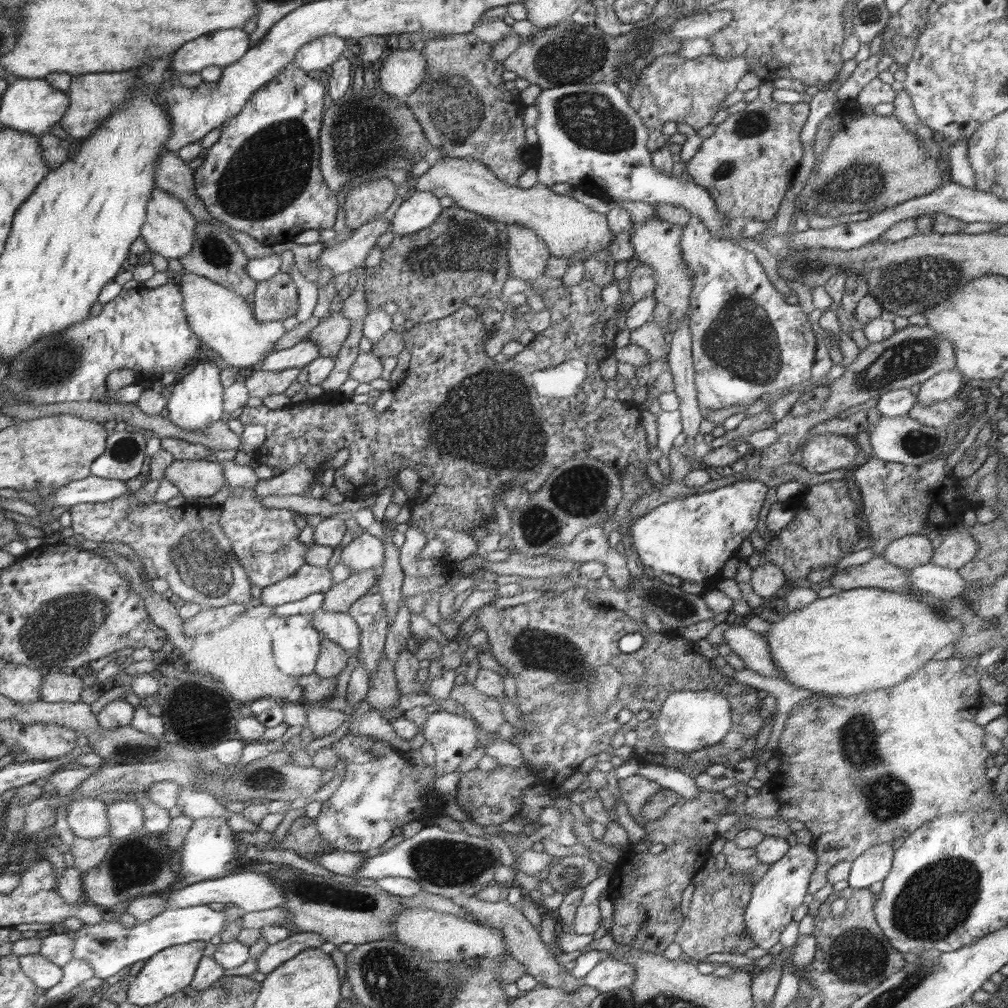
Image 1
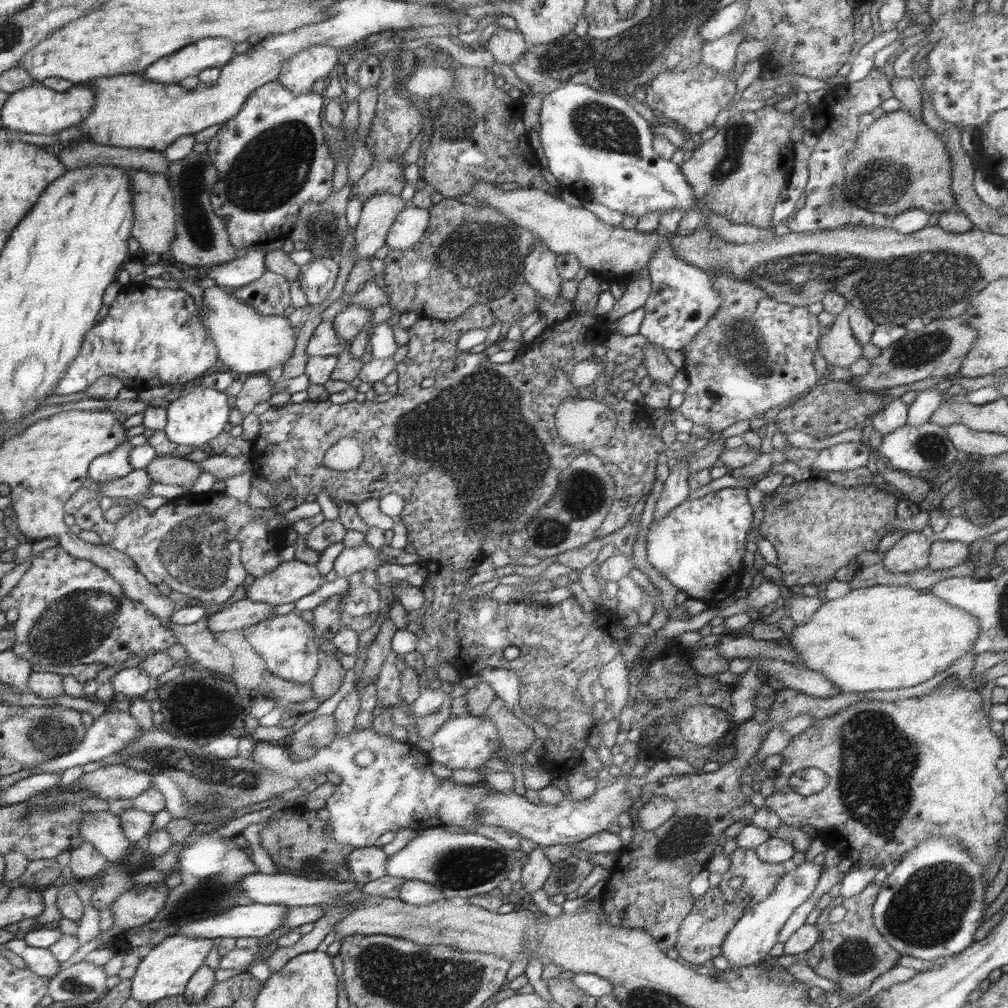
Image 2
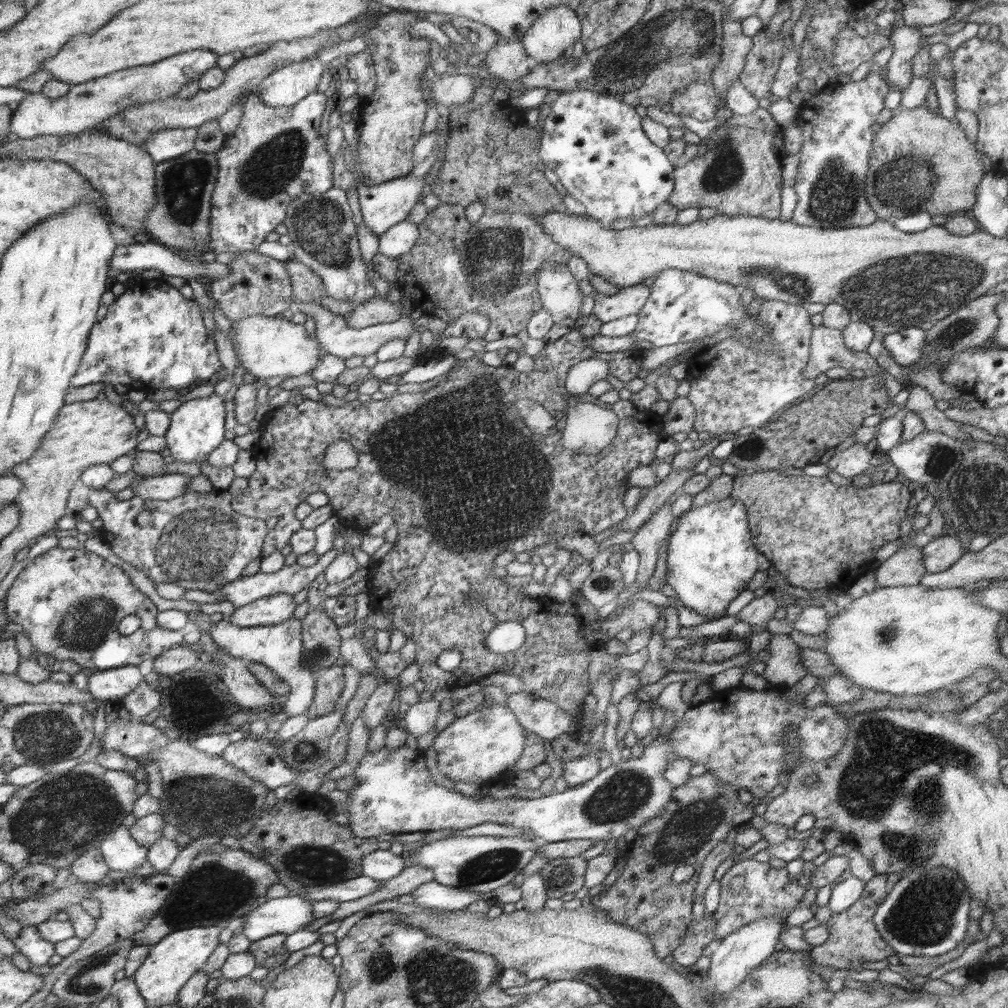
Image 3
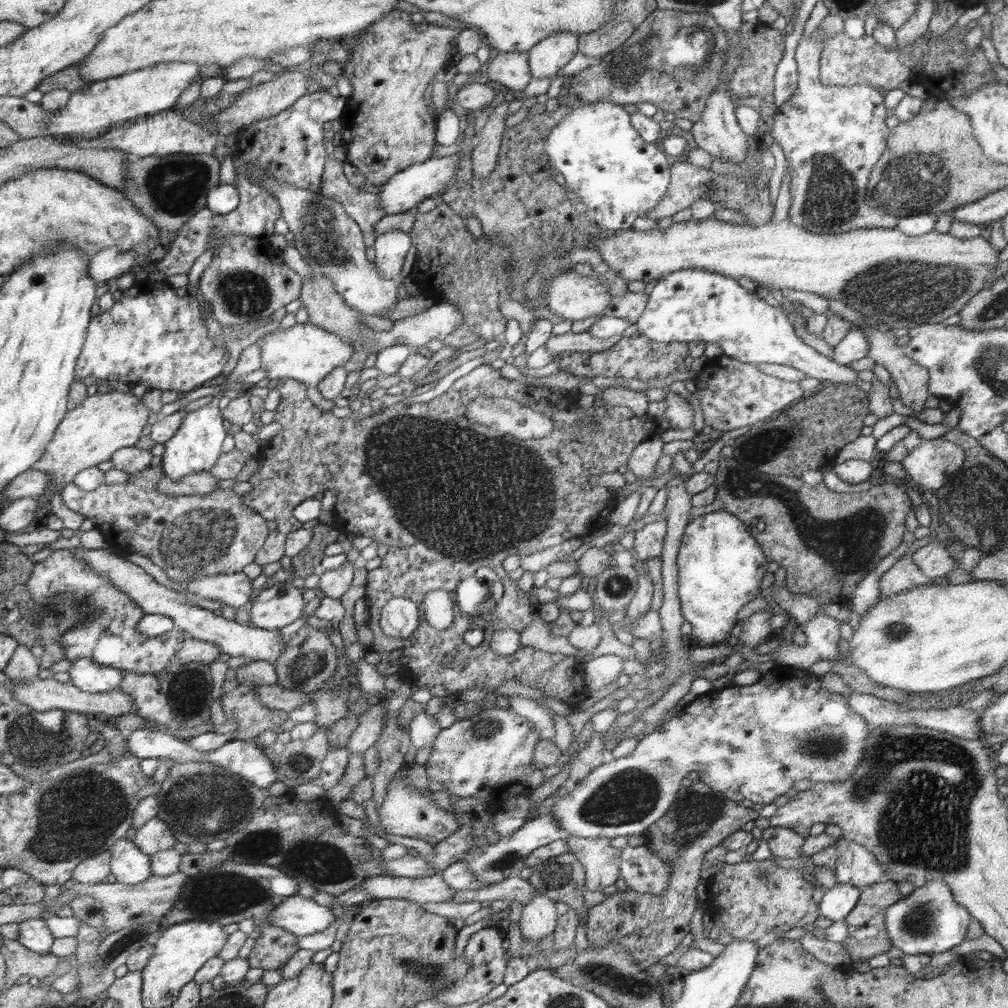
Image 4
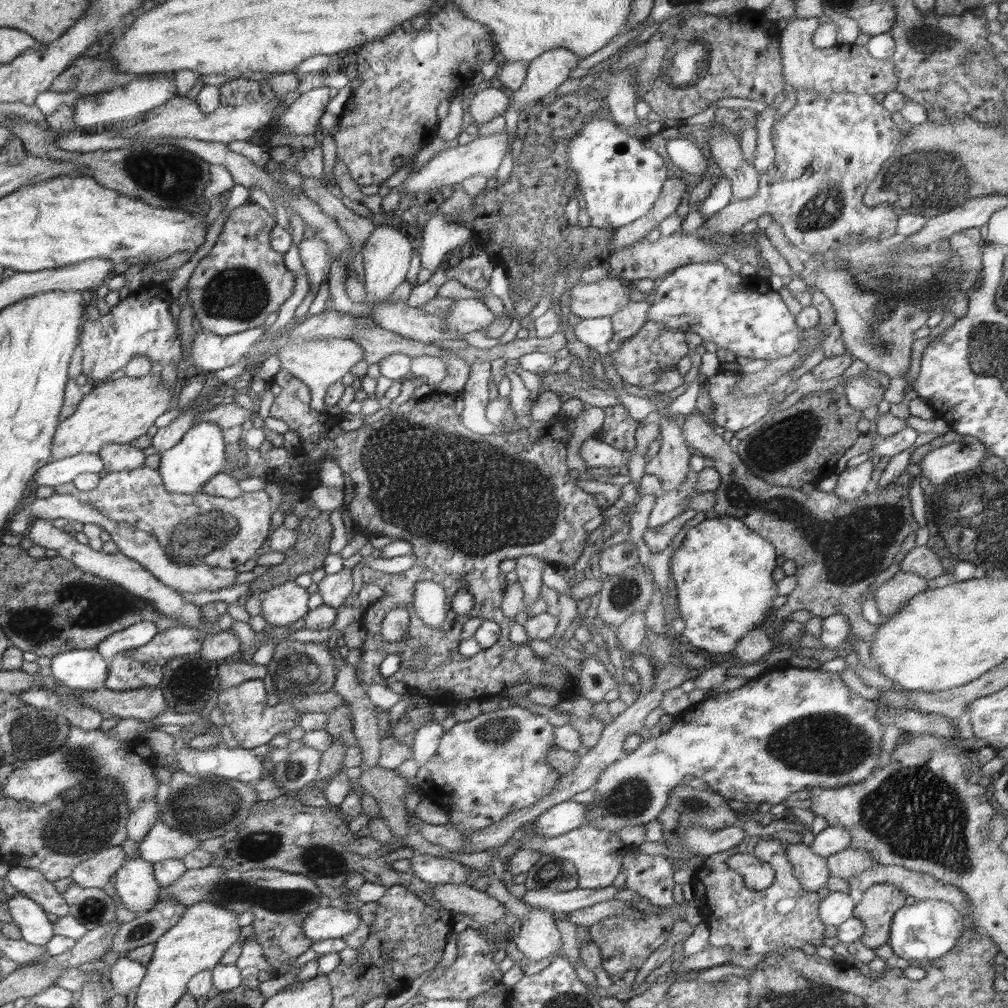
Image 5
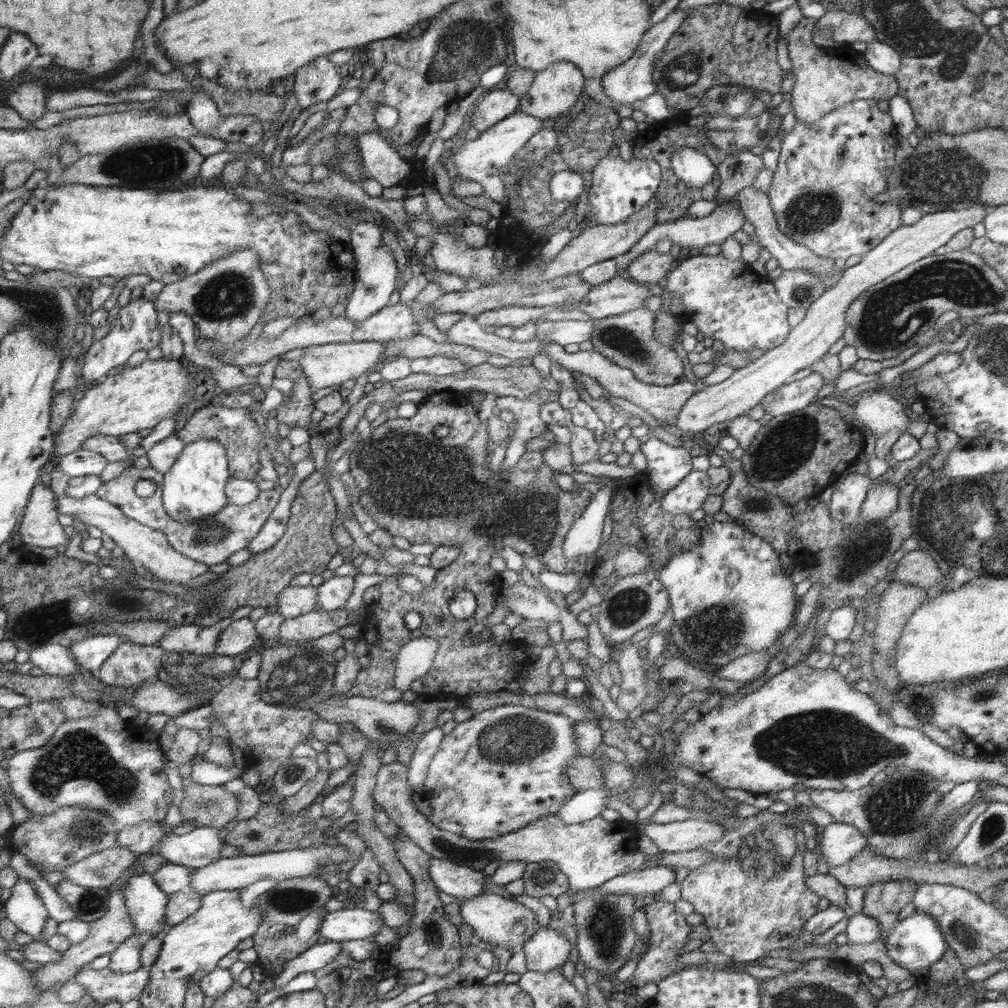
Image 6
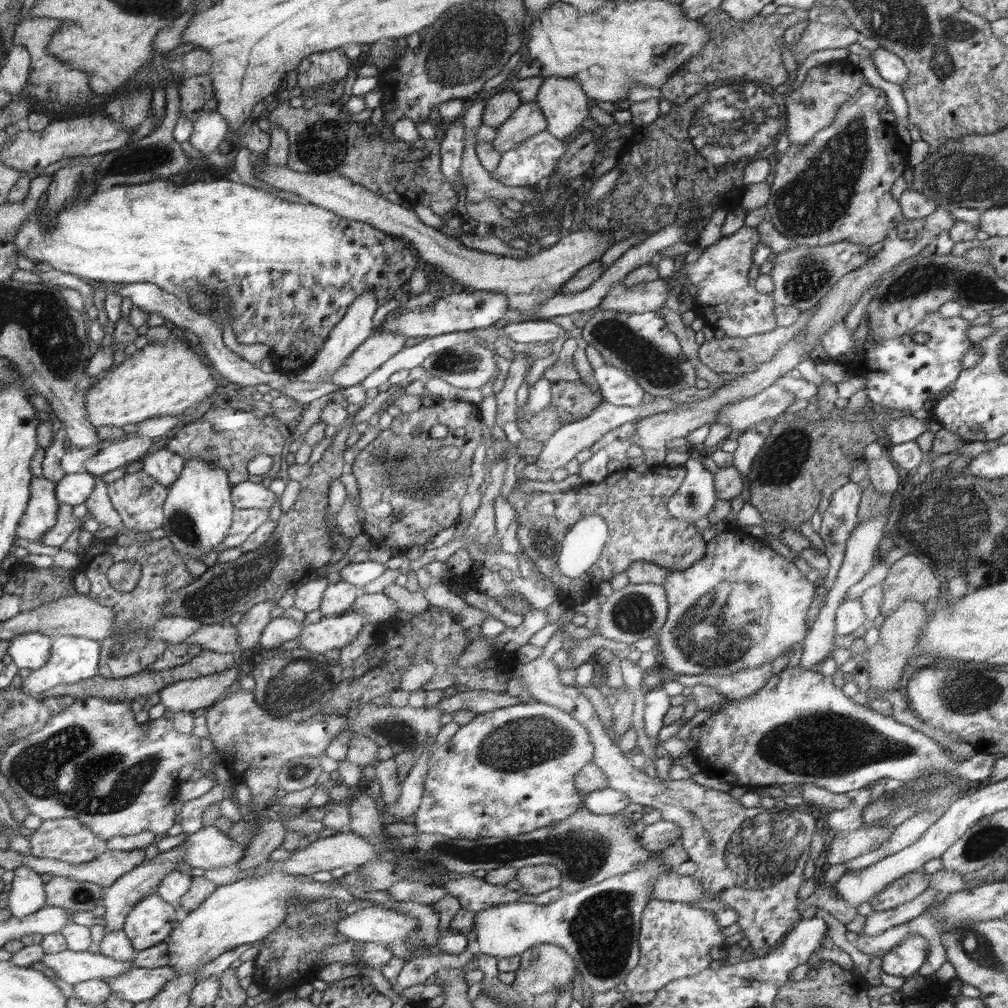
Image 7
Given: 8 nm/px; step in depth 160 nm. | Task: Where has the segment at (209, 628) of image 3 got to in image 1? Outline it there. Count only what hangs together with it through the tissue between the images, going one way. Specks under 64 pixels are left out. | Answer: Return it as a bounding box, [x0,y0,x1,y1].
[265,615,321,676]

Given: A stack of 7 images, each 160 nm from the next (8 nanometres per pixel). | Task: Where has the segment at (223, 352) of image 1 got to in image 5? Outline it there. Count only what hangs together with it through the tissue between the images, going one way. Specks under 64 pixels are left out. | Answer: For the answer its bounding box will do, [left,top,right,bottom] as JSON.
[276,338,365,412]

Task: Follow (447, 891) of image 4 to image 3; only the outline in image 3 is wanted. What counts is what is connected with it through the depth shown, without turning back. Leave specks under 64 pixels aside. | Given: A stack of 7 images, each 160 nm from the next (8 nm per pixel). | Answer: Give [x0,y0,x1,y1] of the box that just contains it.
[301,874,382,903]

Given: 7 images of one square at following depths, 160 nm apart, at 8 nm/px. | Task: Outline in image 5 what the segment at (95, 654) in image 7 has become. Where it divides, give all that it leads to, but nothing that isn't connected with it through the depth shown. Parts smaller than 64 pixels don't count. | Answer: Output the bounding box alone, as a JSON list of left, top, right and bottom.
[95,622,158,662]

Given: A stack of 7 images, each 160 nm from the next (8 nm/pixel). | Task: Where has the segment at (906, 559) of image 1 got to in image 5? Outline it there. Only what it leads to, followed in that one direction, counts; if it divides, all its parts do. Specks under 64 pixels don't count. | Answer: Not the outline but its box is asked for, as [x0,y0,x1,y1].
[875,571,931,621]

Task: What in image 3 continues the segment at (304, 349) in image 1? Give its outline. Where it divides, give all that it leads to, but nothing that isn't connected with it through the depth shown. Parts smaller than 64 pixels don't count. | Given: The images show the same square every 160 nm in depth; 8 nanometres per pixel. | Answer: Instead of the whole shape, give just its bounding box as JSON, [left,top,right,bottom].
[299,303,421,358]

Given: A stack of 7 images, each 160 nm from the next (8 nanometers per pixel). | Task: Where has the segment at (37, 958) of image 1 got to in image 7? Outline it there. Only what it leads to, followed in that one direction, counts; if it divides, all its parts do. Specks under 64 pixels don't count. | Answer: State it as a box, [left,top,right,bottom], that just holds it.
[7,866,48,918]

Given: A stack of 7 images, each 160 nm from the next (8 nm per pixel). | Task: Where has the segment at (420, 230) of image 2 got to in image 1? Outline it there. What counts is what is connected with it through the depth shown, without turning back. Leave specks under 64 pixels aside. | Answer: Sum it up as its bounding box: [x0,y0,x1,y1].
[391,192,444,236]

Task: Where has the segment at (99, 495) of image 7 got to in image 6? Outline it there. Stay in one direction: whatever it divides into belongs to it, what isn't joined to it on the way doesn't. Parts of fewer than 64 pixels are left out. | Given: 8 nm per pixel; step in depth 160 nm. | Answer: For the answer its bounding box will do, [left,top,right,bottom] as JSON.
[59,495,210,584]

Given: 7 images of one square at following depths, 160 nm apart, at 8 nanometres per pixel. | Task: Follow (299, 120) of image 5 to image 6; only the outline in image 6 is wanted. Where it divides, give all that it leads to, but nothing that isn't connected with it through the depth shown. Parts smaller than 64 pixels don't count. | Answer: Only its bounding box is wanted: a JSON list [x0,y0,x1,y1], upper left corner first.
[294,56,342,109]

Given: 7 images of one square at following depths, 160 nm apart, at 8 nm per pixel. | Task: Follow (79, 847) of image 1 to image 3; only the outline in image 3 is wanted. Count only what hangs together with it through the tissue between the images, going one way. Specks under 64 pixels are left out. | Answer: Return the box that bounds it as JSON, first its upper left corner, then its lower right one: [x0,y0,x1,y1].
[69,843,110,883]

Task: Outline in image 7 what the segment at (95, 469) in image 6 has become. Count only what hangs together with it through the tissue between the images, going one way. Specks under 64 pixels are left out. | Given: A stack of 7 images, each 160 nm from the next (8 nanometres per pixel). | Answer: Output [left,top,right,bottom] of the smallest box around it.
[84,436,152,477]

